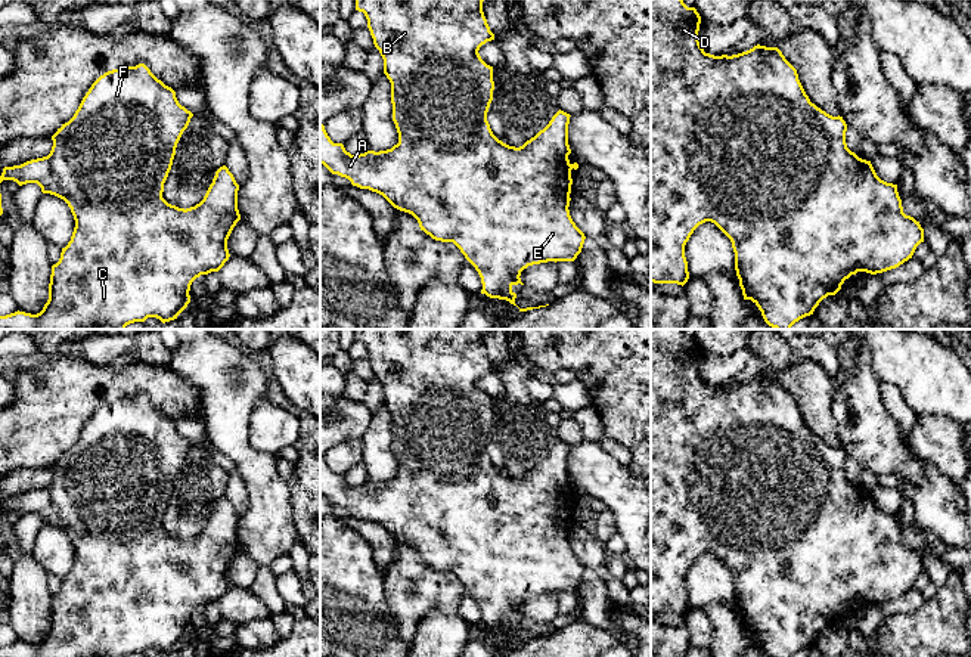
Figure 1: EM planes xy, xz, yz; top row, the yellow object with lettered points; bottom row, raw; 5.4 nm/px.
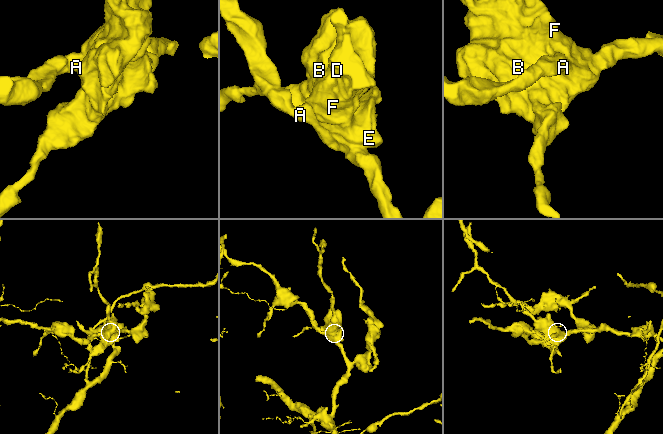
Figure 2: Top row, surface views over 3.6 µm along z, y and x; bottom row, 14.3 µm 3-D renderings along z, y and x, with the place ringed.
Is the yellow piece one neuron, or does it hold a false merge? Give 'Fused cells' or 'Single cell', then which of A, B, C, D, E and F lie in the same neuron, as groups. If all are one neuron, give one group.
Single cell. Groups: A B C D E F

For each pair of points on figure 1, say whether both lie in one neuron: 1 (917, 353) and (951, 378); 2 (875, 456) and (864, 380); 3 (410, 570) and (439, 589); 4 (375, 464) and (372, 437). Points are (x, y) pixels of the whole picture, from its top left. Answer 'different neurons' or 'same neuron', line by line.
1: same neuron
2: same neuron
3: same neuron
4: same neuron

